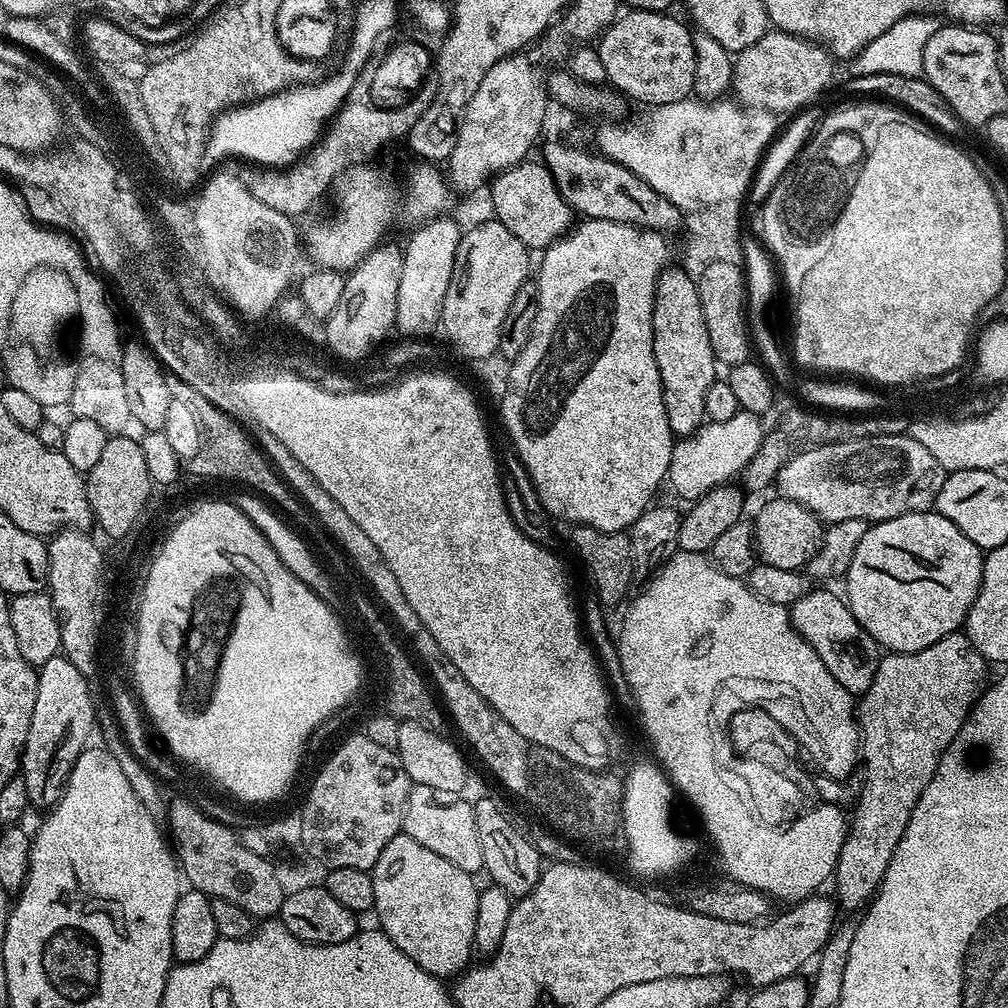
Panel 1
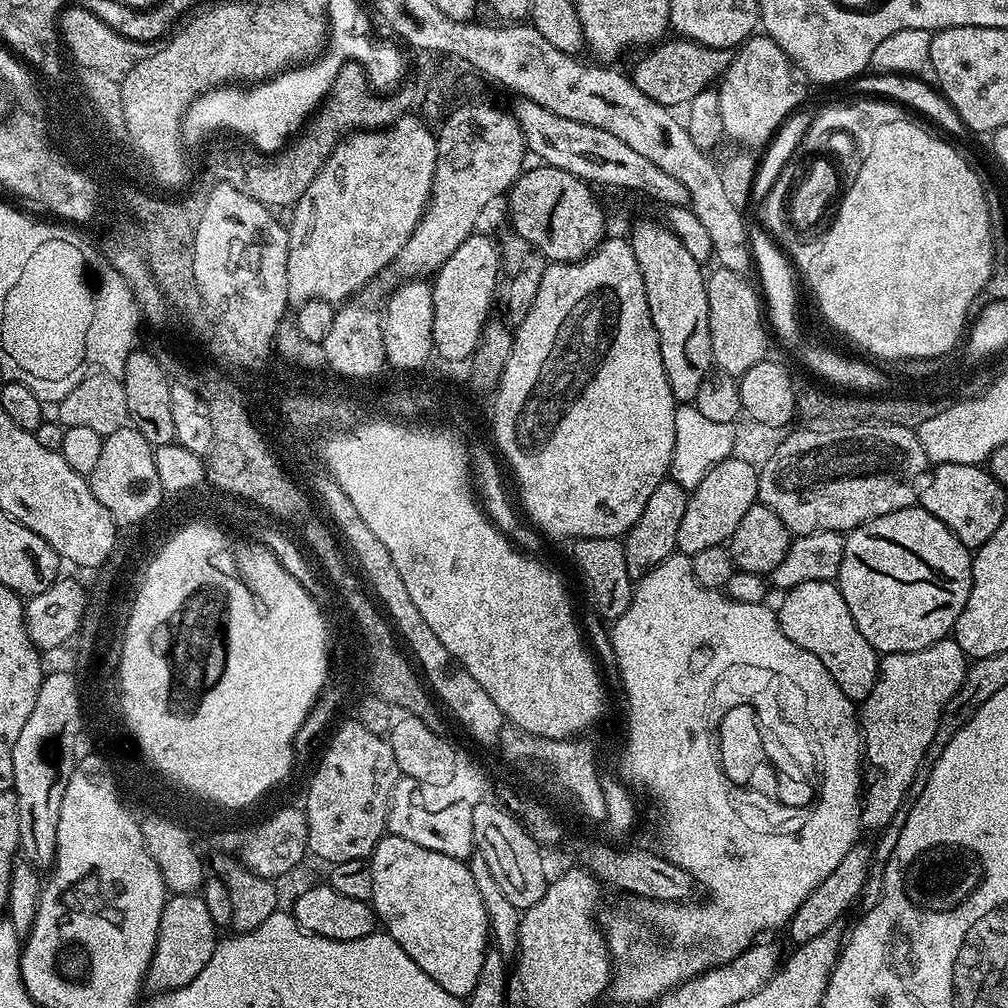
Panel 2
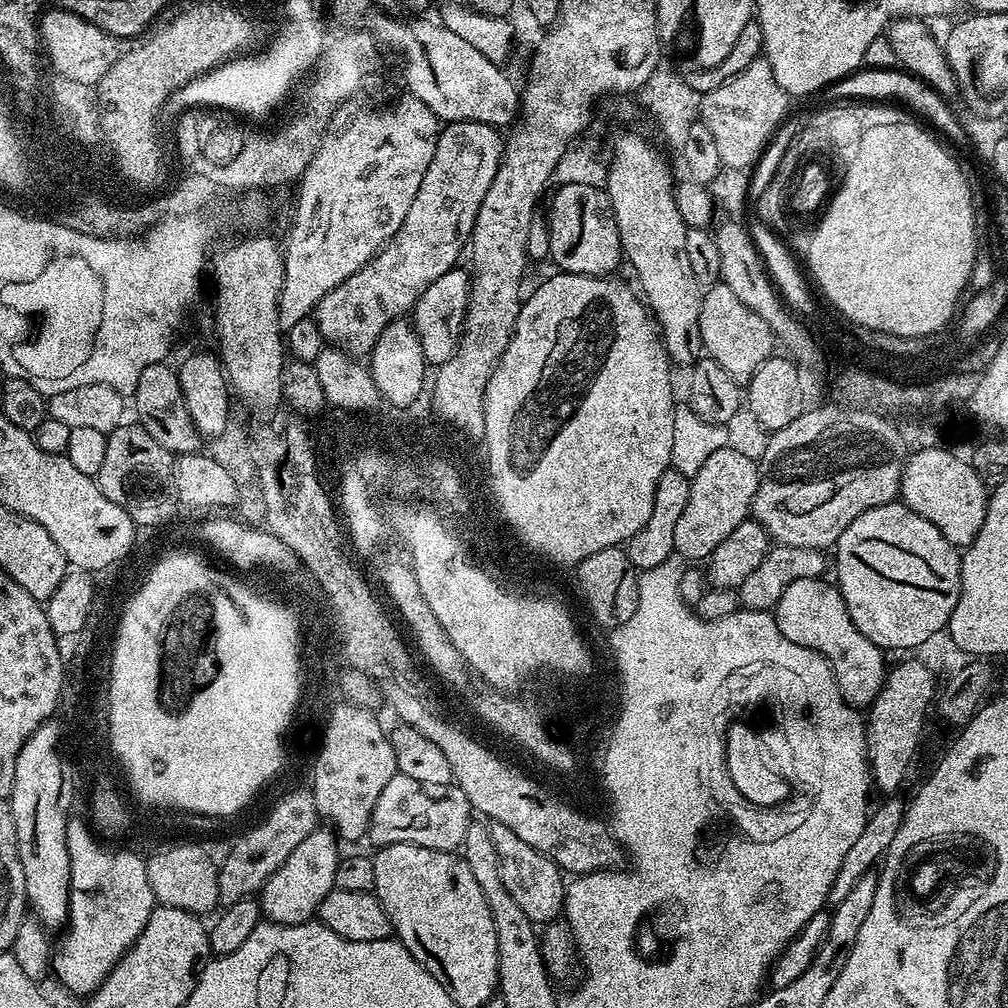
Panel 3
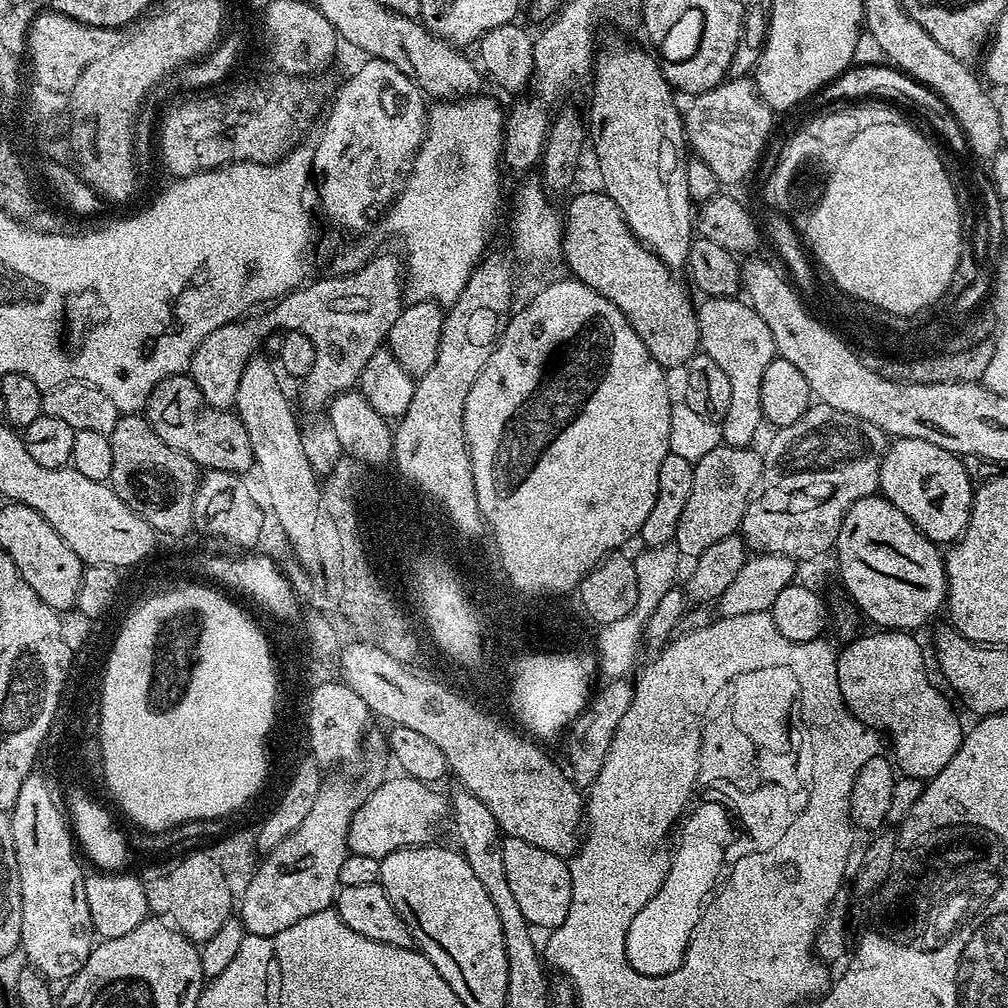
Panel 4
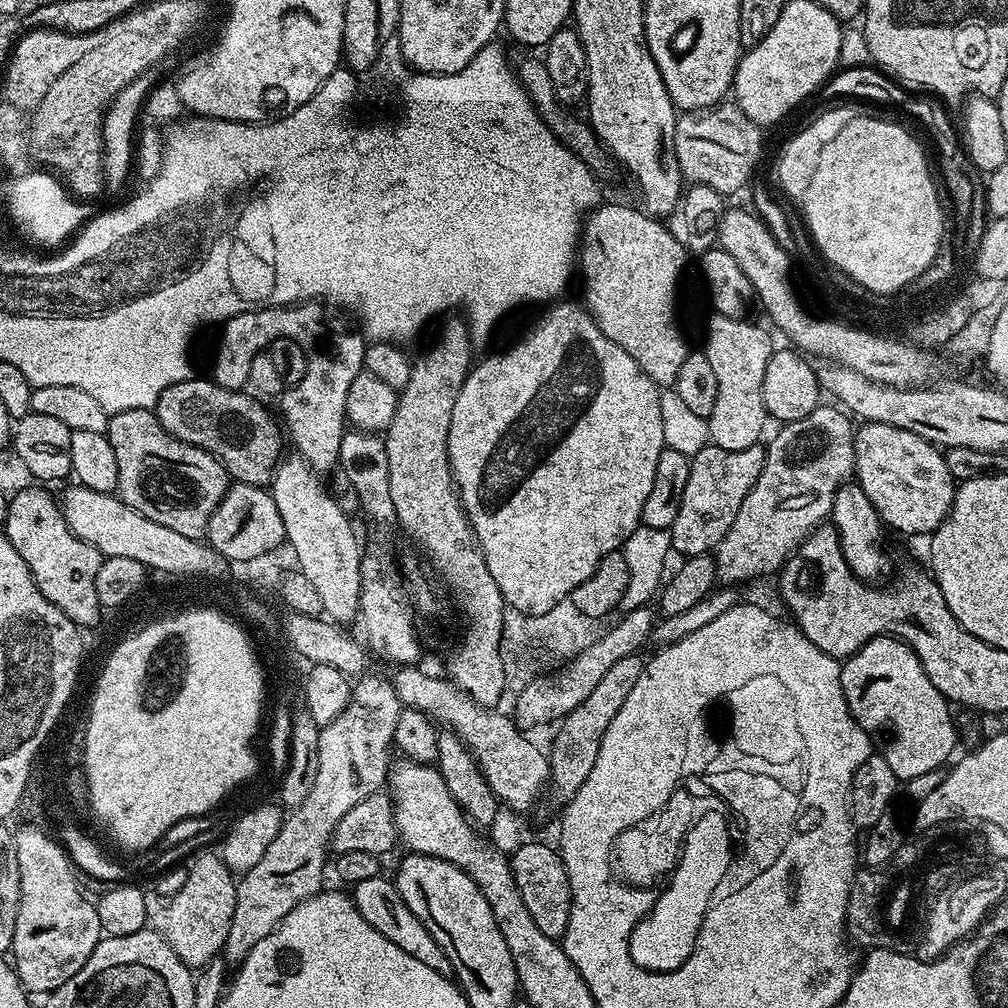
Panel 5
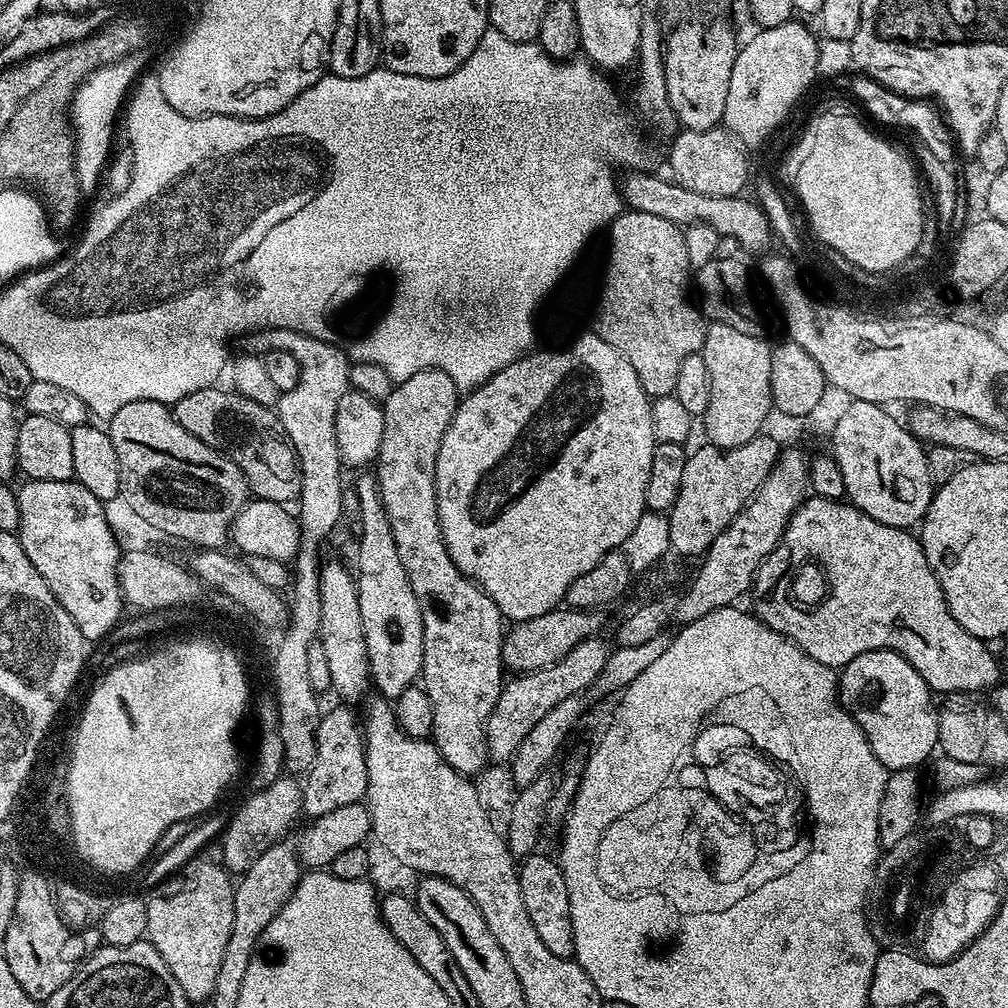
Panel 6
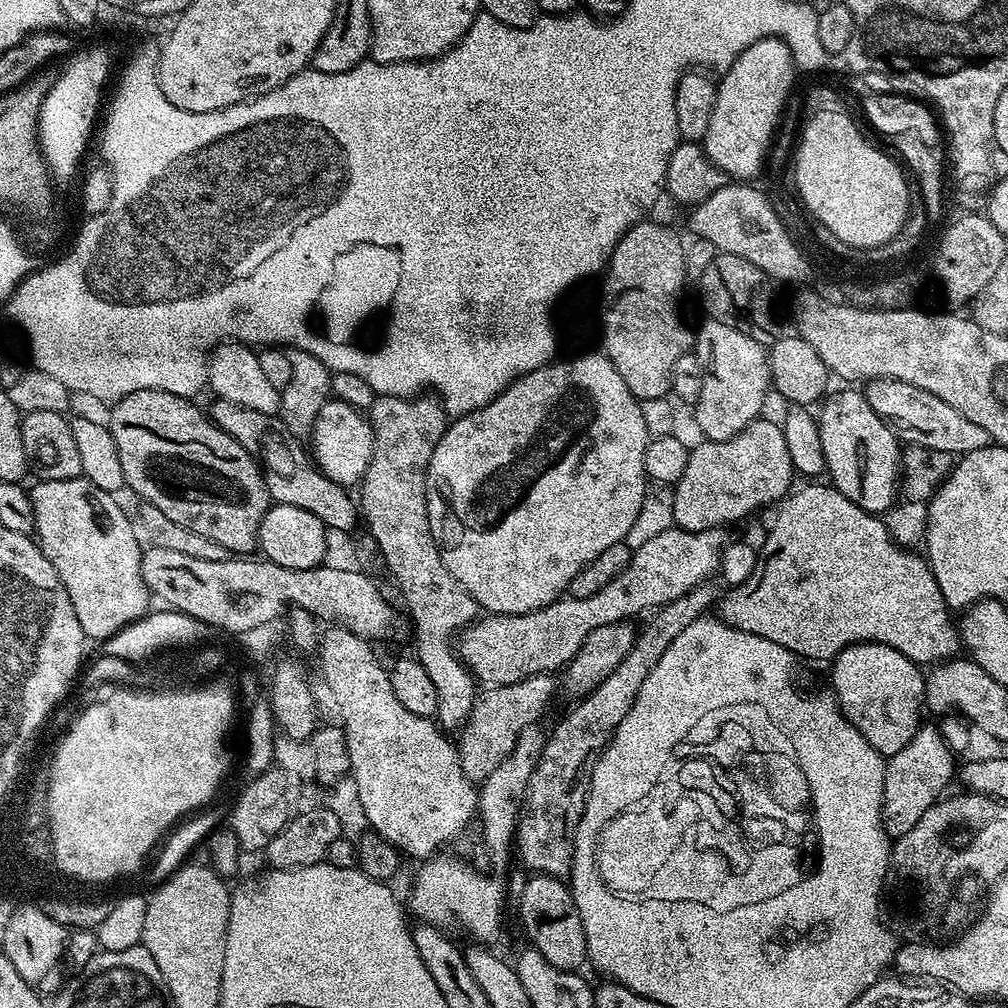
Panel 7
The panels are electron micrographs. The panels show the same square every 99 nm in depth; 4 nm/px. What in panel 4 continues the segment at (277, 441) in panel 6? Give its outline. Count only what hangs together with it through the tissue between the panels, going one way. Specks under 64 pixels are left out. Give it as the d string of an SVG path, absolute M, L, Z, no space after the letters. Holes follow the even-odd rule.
M191 375L171 376L158 382L148 395L146 419L166 446L186 454L201 469L237 474L253 471L252 443L246 426L235 411L210 406L206 398L202 398L202 390L198 390Z

